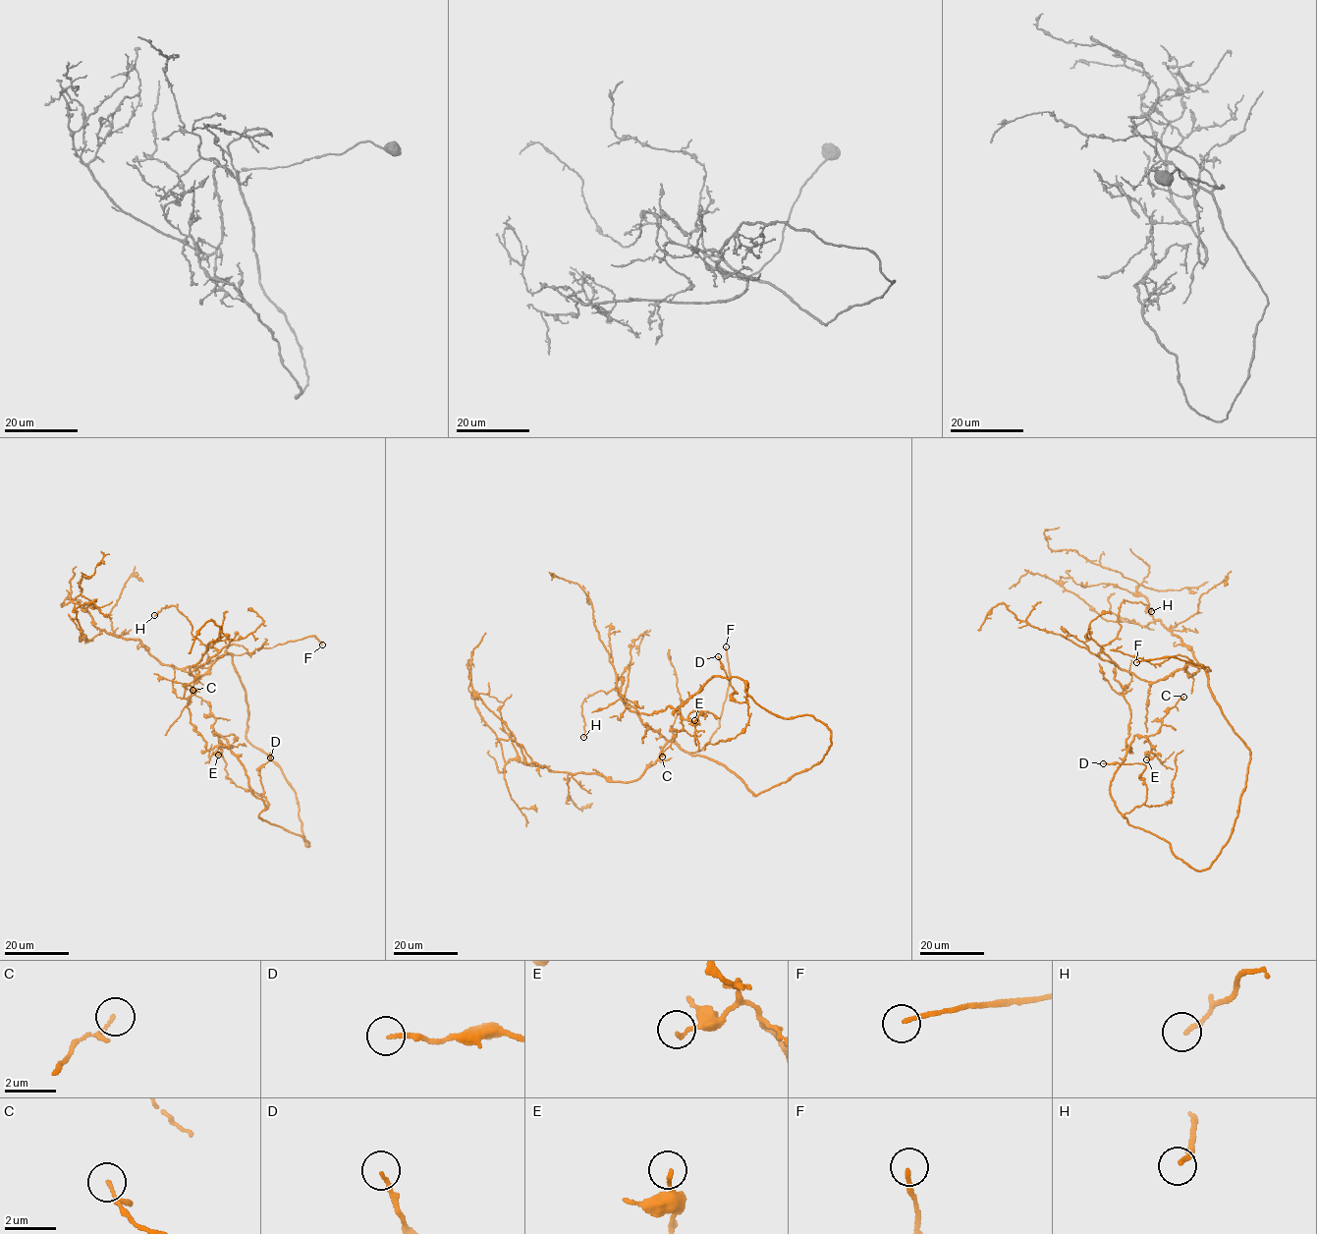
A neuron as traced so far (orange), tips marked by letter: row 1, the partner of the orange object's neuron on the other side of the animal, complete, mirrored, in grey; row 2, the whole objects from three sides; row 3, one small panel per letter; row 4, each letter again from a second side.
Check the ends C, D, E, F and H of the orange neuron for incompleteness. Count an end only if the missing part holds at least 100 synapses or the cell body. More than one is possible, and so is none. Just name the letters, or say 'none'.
F

